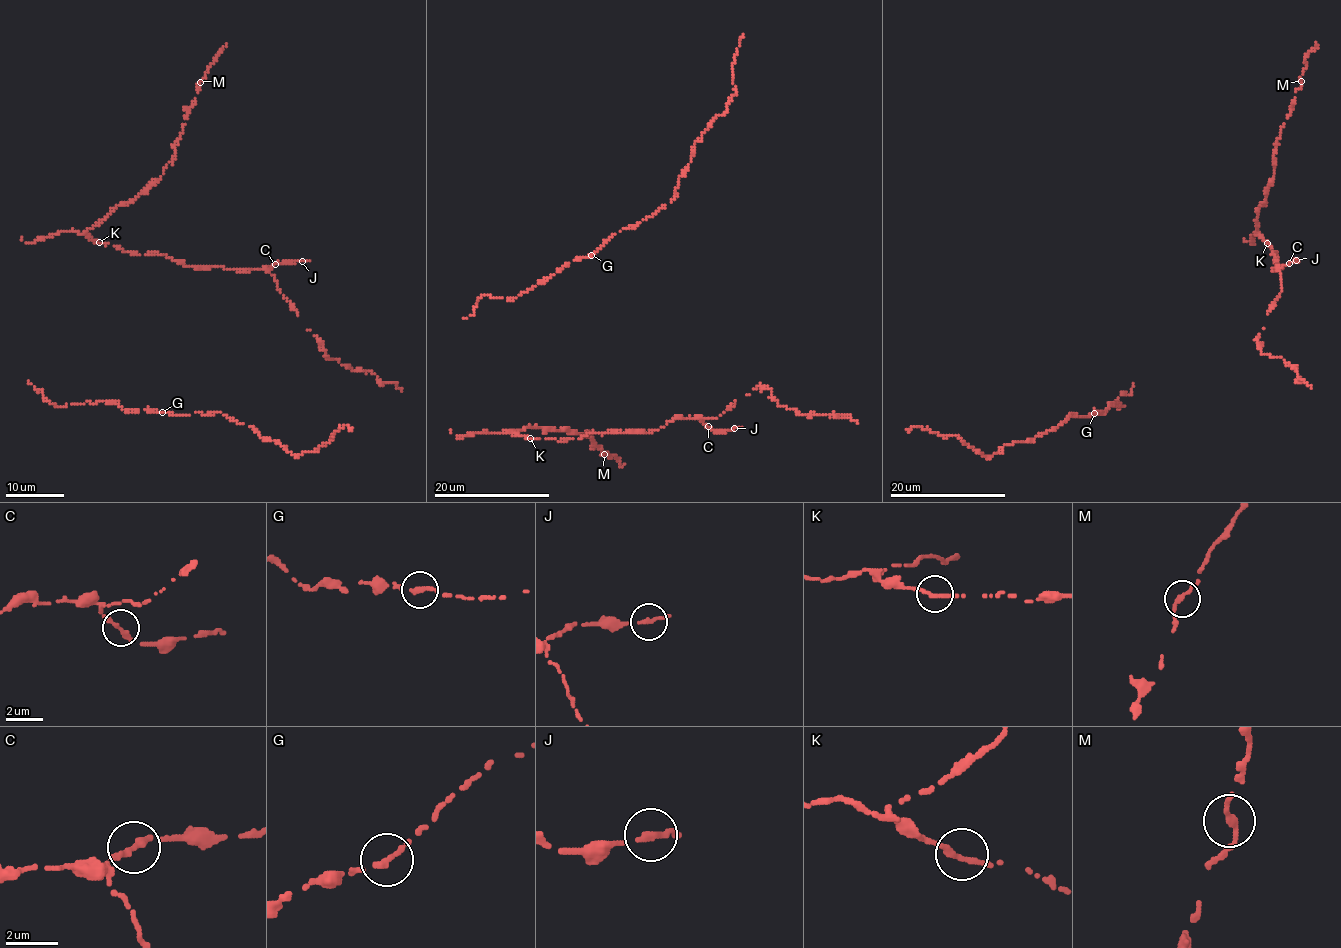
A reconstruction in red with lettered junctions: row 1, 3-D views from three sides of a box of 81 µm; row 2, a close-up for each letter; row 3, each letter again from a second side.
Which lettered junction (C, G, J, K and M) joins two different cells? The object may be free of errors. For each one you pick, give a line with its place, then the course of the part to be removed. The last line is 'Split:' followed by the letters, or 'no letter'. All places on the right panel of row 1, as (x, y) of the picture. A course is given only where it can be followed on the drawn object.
Split: no letter

